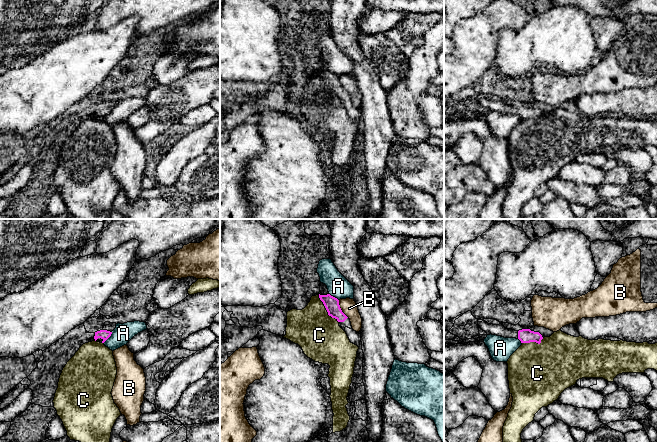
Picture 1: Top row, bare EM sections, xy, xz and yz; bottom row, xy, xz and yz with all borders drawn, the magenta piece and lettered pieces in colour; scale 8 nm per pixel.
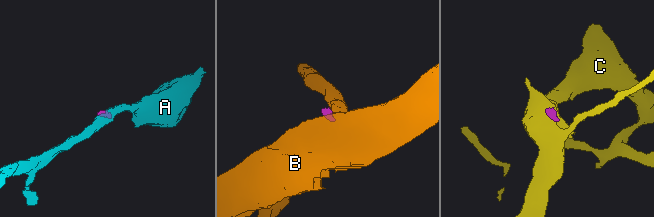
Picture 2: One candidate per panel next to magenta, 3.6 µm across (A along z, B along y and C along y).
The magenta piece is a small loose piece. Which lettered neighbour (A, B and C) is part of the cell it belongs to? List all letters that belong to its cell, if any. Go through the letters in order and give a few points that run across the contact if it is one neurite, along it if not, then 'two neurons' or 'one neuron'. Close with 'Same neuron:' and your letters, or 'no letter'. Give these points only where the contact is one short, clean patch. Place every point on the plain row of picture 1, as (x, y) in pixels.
A: line xy (112, 108), (103, 118); two neurons
B: line xz (338, 76), (340, 85), (348, 93); two neurons
C: line xz (318, 70), (327, 89), (338, 98); two neurons
Same neuron: no letter

